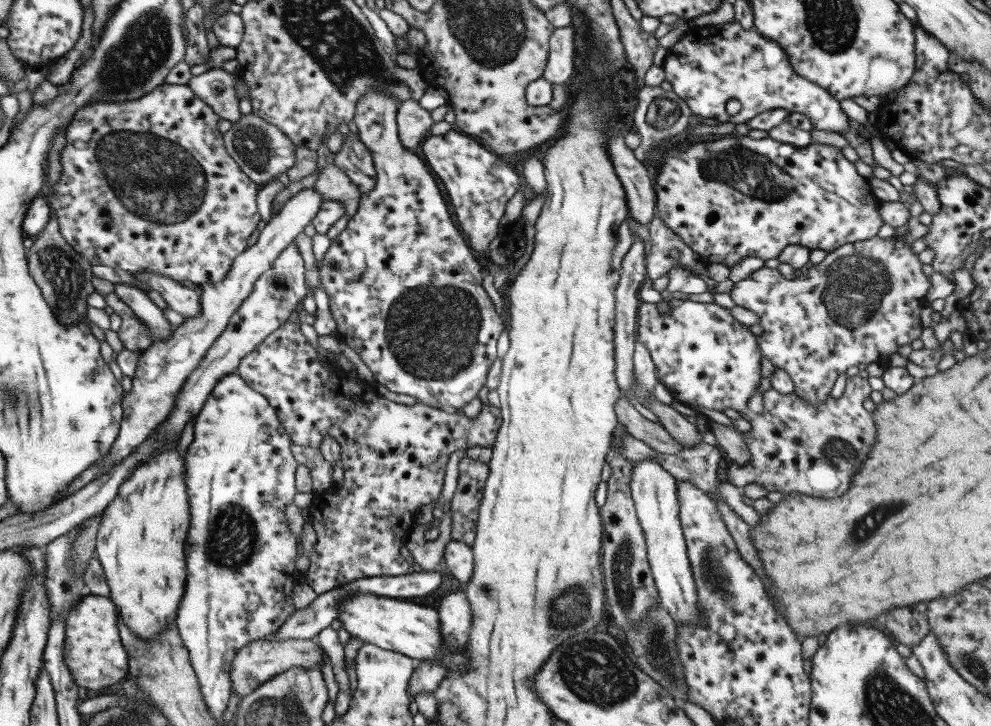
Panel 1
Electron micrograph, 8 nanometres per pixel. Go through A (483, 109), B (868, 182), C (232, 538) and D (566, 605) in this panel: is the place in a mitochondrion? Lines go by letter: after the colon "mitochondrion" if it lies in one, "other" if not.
A: other
B: other
C: mitochondrion
D: mitochondrion

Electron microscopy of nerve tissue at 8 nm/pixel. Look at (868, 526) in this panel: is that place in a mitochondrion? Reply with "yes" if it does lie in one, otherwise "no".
yes

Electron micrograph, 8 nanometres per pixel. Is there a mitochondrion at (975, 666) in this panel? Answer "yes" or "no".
yes

